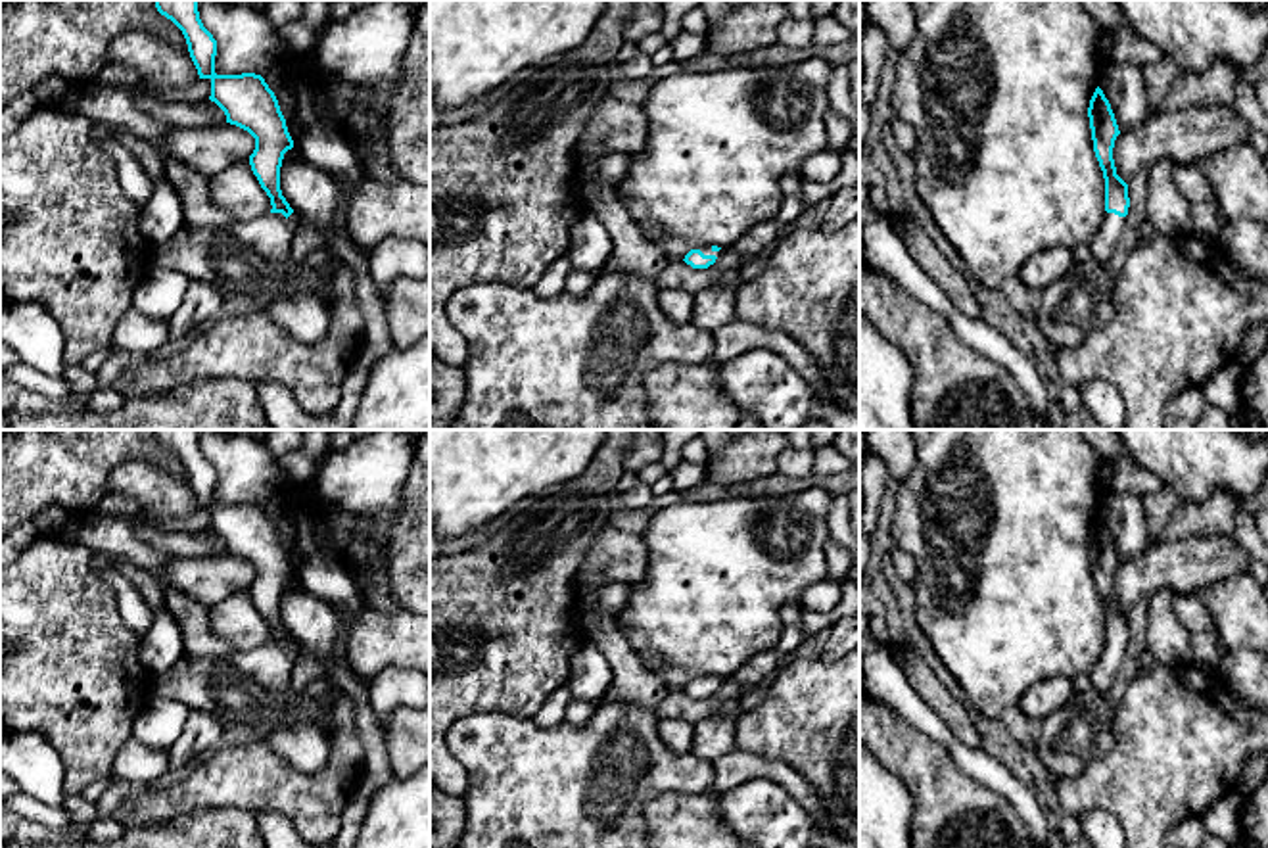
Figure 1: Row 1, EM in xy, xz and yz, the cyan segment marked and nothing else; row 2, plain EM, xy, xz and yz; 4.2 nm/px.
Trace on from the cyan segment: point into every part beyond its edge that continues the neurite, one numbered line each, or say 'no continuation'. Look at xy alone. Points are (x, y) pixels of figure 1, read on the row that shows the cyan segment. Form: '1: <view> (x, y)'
1: xy (269, 236)

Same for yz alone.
1: yz (1103, 242)

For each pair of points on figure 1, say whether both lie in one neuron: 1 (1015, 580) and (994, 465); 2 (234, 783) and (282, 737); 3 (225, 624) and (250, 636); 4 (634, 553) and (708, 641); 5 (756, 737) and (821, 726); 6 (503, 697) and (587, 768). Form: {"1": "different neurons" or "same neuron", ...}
{"1": "same neuron", "2": "different neurons", "3": "same neuron", "4": "different neurons", "5": "same neuron", "6": "different neurons"}

